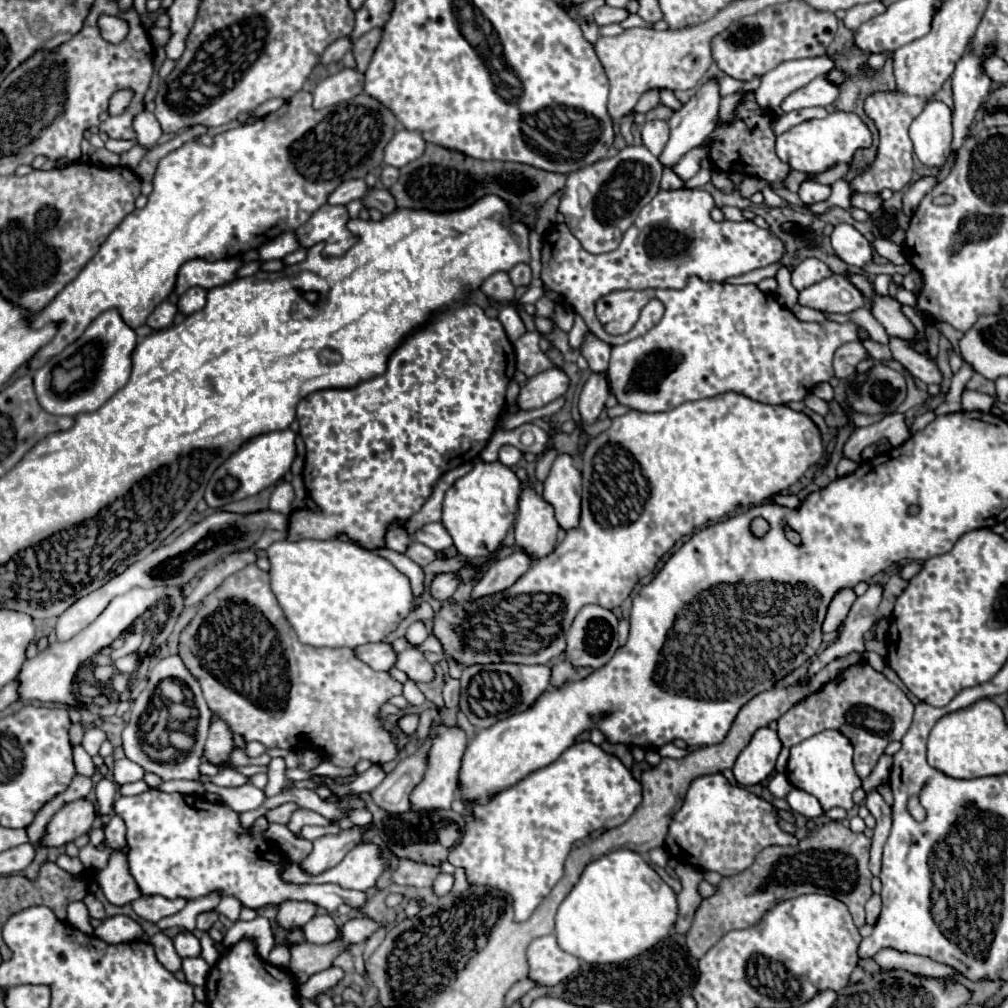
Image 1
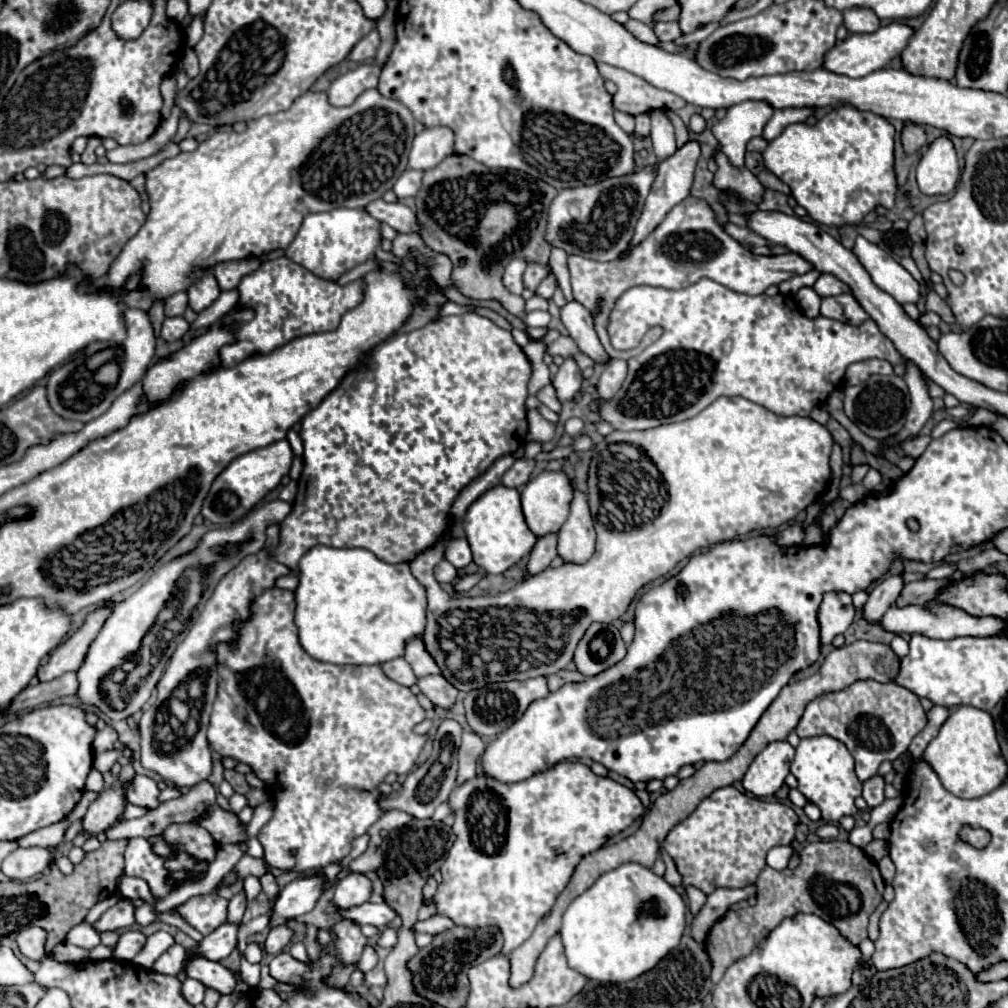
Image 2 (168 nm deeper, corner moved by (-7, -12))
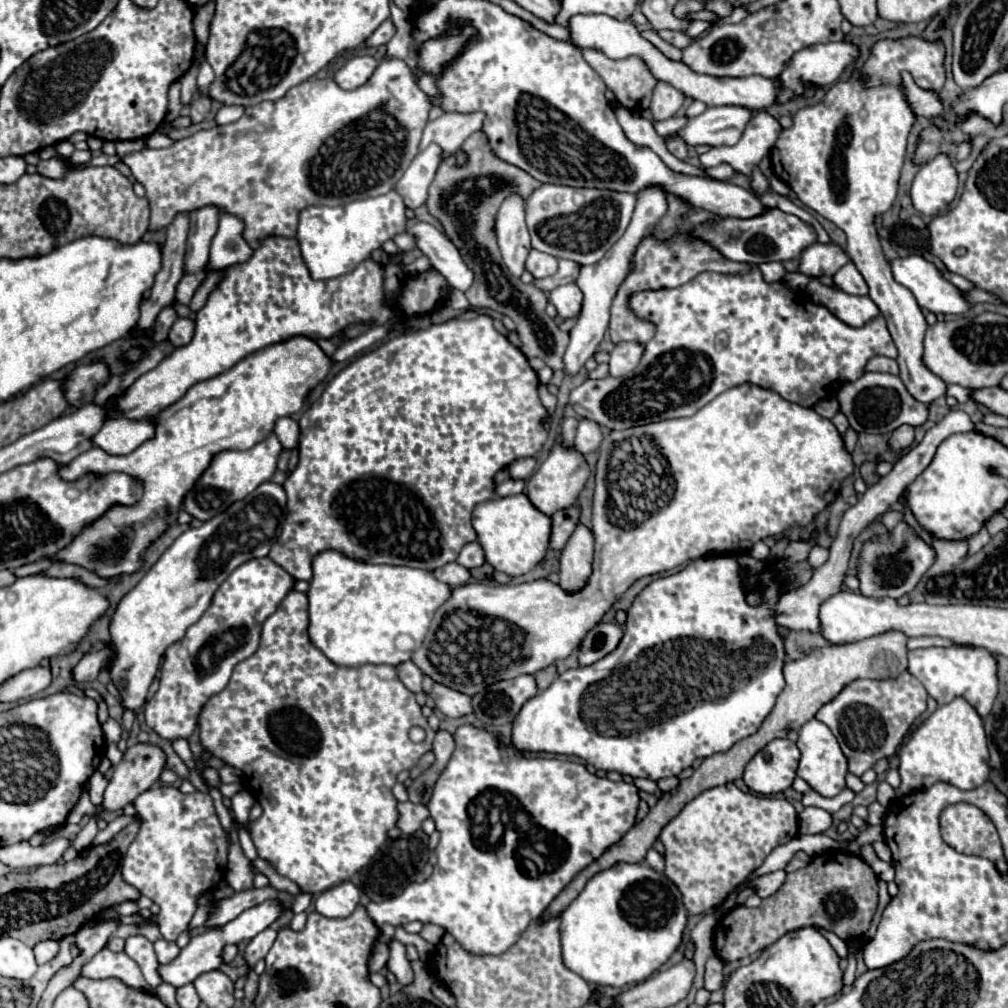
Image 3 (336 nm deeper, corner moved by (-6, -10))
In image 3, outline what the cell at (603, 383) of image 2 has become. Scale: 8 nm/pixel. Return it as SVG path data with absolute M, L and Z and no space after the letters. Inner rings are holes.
M619 342L615 344L613 352L611 352L611 376L625 376L627 372L635 370L635 366L639 364L641 356L643 356L645 346L639 342Z

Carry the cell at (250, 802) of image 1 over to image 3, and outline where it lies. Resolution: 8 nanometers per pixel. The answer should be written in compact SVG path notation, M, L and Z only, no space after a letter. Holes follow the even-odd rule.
M255 558L235 568L215 592L207 612L185 632L185 636L165 650L159 690L144 707L147 725L161 738L189 738L197 726L197 716L209 696L221 692L243 656L249 658L259 648L259 630L281 600L293 590L295 578L271 558Z

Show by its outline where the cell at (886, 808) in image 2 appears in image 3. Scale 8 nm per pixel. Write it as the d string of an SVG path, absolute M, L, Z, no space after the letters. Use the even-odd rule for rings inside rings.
M953 698L937 706L933 714L923 718L911 738L899 746L899 776L901 786L897 796L929 788L937 782L947 782L961 790L981 786L989 776L989 752L983 722L965 698Z

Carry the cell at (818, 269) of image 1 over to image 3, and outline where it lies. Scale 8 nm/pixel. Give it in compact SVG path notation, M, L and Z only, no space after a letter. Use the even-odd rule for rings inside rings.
M853 262L845 264L845 268L841 268L835 276L833 276L835 284L839 290L849 292L849 294L857 294L857 296L867 296L869 288L865 278L861 276L861 272L857 270L857 266Z

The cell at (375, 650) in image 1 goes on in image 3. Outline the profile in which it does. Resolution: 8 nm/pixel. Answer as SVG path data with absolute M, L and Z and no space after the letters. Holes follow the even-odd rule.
M409 660L405 664L397 666L401 682L411 690L411 692L421 692L421 682L423 682L423 672Z

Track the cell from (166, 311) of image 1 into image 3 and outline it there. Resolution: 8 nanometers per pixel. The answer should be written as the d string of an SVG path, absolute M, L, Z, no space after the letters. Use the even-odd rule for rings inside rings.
M177 318L171 332L169 332L169 342L175 348L185 346L193 338L193 330L195 330L195 322L191 318Z

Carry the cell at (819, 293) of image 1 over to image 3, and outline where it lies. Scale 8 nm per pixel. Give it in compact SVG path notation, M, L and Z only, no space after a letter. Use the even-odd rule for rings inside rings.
M811 278L807 284L807 294L815 304L825 304L841 322L849 326L865 326L879 316L879 308L869 296L853 296L843 290L829 288L817 278Z

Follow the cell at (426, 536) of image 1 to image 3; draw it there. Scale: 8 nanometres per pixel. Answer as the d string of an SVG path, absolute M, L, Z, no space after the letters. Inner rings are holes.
M479 542L465 544L465 548L459 552L457 562L465 568L479 568L481 564L485 564L485 554L483 554L481 544Z

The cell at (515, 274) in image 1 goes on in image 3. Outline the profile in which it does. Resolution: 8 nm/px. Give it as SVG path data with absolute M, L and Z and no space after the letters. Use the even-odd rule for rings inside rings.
M531 250L525 266L535 278L547 278L547 276L553 276L557 272L557 258L551 254L545 254L545 252Z

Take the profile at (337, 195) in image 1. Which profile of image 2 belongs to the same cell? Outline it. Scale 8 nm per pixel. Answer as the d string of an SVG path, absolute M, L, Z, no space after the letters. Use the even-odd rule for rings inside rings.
M372 200L370 204L364 206L364 210L372 218L390 224L396 232L418 232L418 222L414 222L414 210L410 210L404 204L398 204L398 202L390 204L384 200Z

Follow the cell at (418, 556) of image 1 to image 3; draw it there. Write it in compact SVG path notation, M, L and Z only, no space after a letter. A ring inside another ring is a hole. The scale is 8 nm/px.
M451 562L451 564L445 564L445 566L437 568L437 572L433 572L433 576L437 576L437 580L449 584L451 588L463 586L471 580L471 572L457 562Z

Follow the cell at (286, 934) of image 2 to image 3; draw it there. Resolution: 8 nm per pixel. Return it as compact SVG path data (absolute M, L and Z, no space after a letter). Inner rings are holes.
M265 928L255 938L249 940L249 944L243 950L243 958L247 962L247 968L253 968L257 960L265 958L265 954L269 952L269 948L271 948L271 944L273 944L275 938L277 938L277 932L271 930L271 928Z

